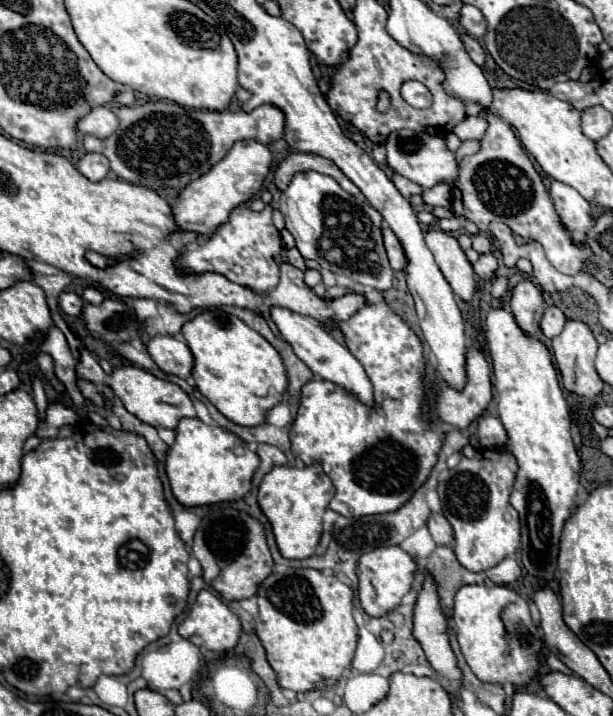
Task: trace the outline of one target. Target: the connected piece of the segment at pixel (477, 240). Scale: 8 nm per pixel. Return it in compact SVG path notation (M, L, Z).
M484 232L476 234L476 236L472 238L472 248L474 248L478 254L486 254L486 252L490 252L490 250L492 250L492 242L490 242L490 236L486 236Z

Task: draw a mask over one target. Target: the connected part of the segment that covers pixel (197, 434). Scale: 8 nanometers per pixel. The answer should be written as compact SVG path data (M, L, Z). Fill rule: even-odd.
M182 418L176 428L176 442L168 450L166 474L174 496L184 506L204 506L242 498L250 486L260 458L242 438L220 426L208 426L198 418Z

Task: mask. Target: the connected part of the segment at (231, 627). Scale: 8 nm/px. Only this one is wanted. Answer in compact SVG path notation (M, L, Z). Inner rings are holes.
M200 590L178 632L196 646L214 652L226 652L238 644L242 624L216 594L210 590Z

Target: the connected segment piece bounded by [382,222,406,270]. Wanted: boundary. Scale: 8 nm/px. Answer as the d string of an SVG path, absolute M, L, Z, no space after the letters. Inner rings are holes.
M386 222L382 224L382 238L384 238L384 248L386 248L386 254L388 254L392 270L404 270L404 266L406 266L404 250L402 250L398 238L392 234L392 230L388 228Z

